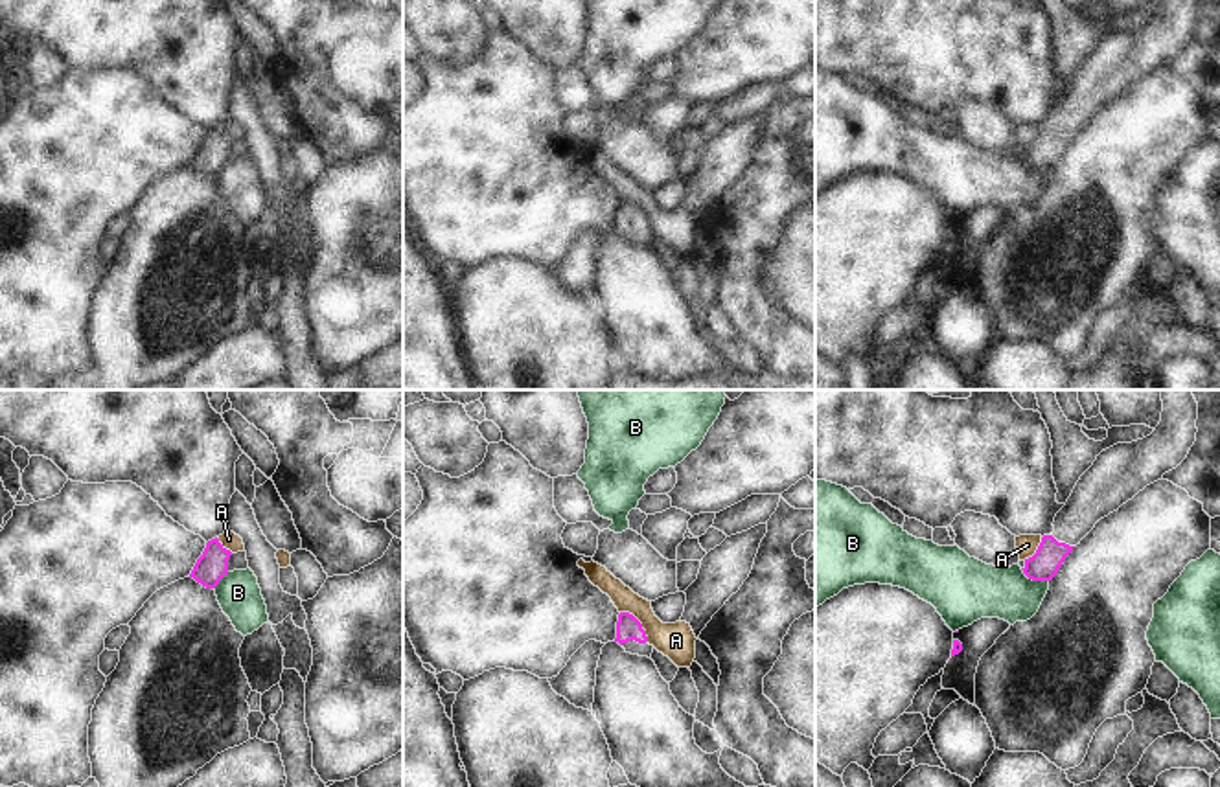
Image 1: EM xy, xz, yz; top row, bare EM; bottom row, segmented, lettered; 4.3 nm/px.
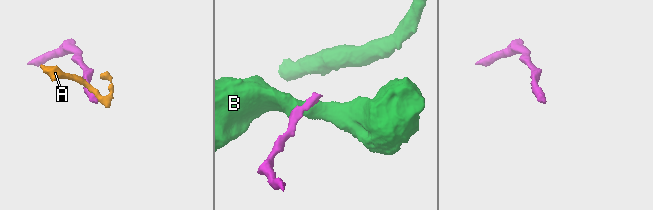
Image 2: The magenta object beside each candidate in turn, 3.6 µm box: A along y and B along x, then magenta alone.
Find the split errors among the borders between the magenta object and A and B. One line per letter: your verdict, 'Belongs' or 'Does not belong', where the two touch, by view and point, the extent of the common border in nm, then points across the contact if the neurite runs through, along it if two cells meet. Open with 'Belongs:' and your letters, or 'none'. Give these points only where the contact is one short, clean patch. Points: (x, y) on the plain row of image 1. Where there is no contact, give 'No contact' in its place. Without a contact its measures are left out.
Belongs: none
A: Does not belong. Touches magenta at xz (639, 210). Shared border 180 nm. Boundary: xz (621, 199), (628, 199), (641, 212), (648, 228)
B: Does not belong. Touches magenta at yz (1035, 168). Shared border 140 nm.

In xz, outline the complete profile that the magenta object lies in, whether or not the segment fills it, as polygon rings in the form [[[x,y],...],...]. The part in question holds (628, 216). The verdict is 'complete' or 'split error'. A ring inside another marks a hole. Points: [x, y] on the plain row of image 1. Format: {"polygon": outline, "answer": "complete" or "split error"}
{"polygon": [[[620,200],[616,210],[616,226],[626,241],[651,246],[653,234],[648,232],[642,211],[629,200]]], "answer": "split error"}

